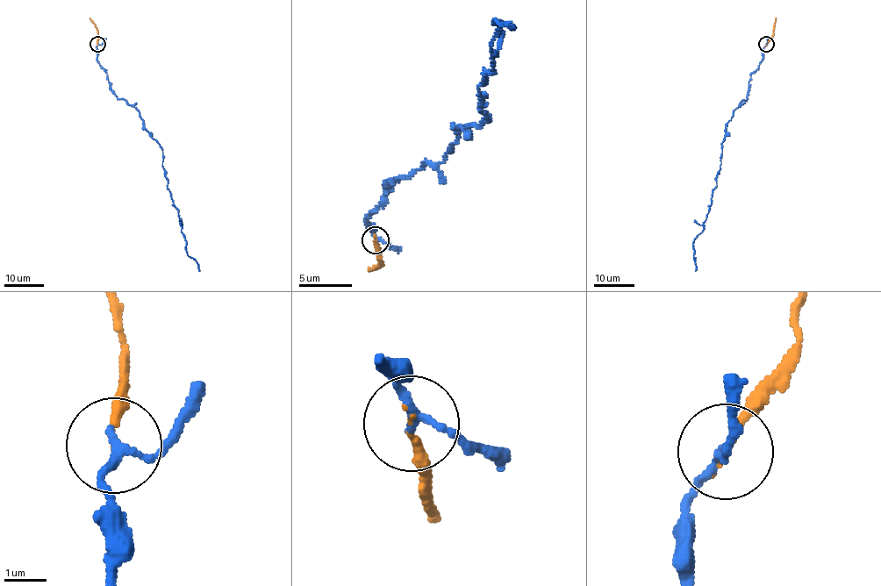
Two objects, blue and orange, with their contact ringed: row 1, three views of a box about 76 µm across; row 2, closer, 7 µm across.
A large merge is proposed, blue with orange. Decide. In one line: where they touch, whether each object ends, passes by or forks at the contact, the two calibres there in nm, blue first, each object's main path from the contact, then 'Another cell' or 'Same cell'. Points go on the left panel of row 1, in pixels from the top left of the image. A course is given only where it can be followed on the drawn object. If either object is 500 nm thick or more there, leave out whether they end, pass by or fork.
Place: (97, 44). At the ring blue passes by. At the ring orange ends. Thickness 180 nm (blue) against 120 nm. Course of blue: (97, 44), (96, 59), (110, 89), (137, 110), (162, 151), (168, 189), (178, 211), (187, 253), (199, 271). Course of orange: (97, 44), (98, 31), (89, 17). Same cell

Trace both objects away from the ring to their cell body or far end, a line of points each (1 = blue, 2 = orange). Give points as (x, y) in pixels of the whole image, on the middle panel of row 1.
1: (376, 240), (365, 224), (384, 183), (441, 162), (457, 128), (490, 120), (479, 95), (494, 19), (513, 25)
2: (376, 240), (383, 261), (380, 267), (369, 268)

